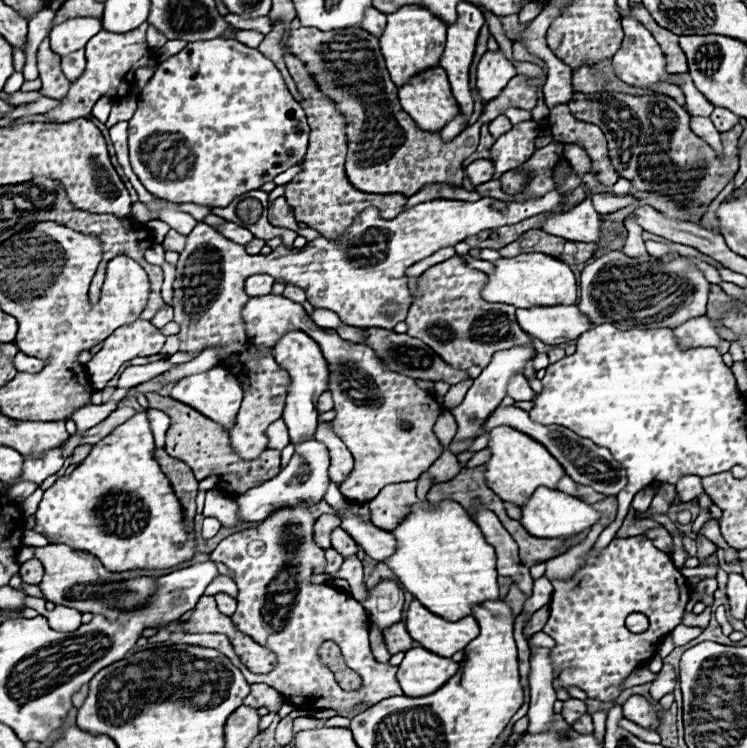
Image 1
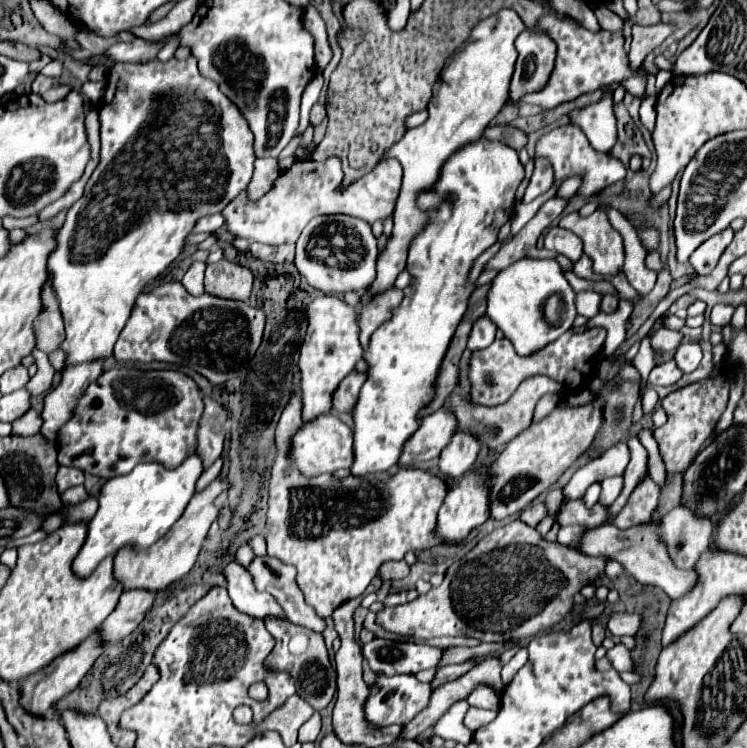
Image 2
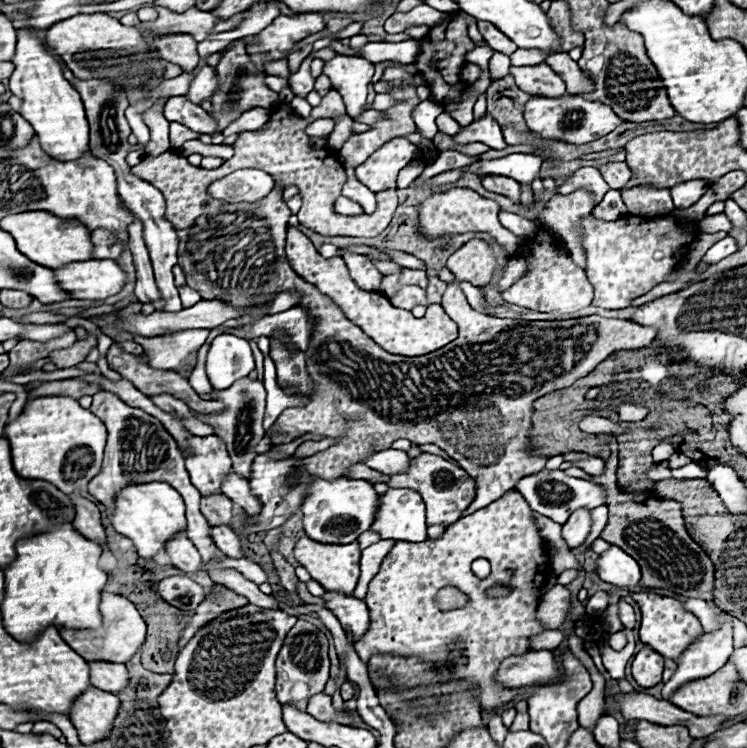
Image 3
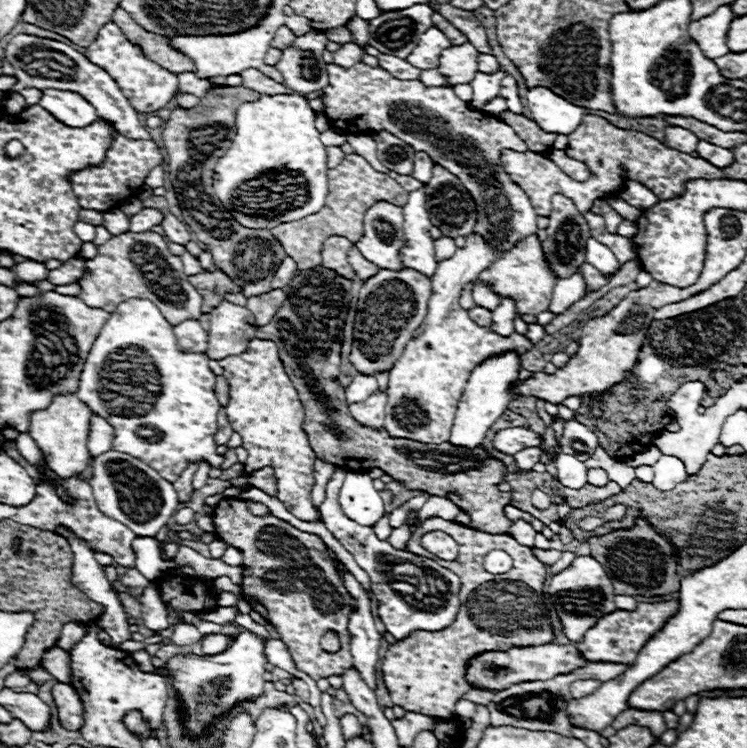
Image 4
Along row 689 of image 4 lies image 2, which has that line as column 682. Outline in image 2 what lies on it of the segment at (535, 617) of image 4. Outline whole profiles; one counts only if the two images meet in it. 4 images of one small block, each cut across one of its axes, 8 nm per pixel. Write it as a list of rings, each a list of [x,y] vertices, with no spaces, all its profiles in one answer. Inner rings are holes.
[[[704,378],[700,382],[694,382],[680,390],[670,392],[662,400],[662,408],[668,414],[668,422],[660,428],[654,428],[652,436],[658,442],[660,456],[670,474],[678,476],[692,462],[692,458],[700,452],[700,448],[712,440],[714,428],[722,412],[726,410],[728,396],[730,396],[730,384],[726,378]]]

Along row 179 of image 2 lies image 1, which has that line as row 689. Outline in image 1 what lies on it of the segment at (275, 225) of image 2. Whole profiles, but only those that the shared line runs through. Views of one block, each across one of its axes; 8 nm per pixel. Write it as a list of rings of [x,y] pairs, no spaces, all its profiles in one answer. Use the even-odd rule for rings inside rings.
[[[306,506],[296,508],[280,508],[266,516],[256,528],[246,528],[224,538],[216,550],[210,554],[214,562],[226,564],[236,576],[238,584],[238,608],[232,614],[232,622],[236,628],[252,636],[264,648],[270,648],[278,662],[274,670],[266,674],[250,672],[240,658],[234,654],[230,640],[224,634],[184,634],[182,642],[196,646],[210,646],[226,654],[246,676],[250,684],[268,684],[286,696],[288,702],[296,706],[310,706],[318,698],[318,710],[332,708],[342,712],[346,718],[352,718],[346,710],[354,708],[358,702],[374,704],[382,698],[400,696],[402,688],[396,680],[398,666],[390,666],[388,662],[376,662],[368,644],[368,614],[366,610],[344,590],[332,586],[330,582],[312,584],[310,578],[316,574],[324,574],[326,558],[324,548],[314,542],[314,518]],[[254,540],[262,544],[252,544]],[[332,640],[344,652],[346,664],[362,676],[362,688],[356,692],[344,692],[330,668],[320,662],[318,648],[322,642]],[[368,650],[368,652],[366,652]],[[304,698],[304,700],[294,700]]]

